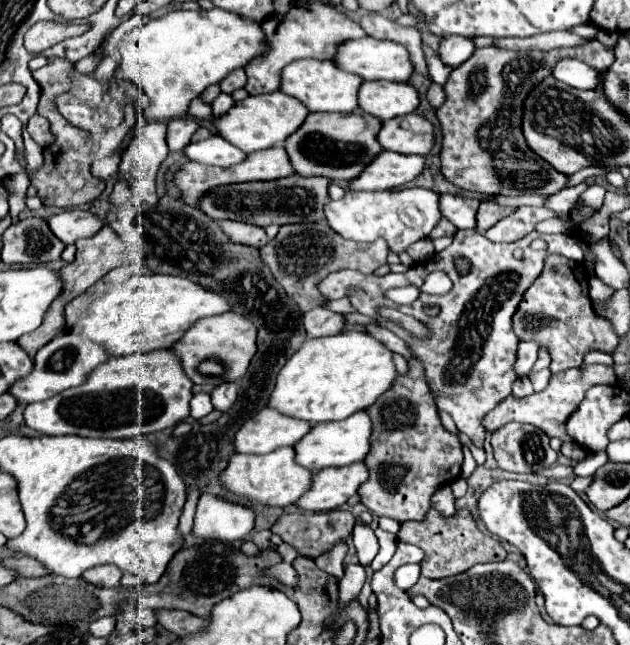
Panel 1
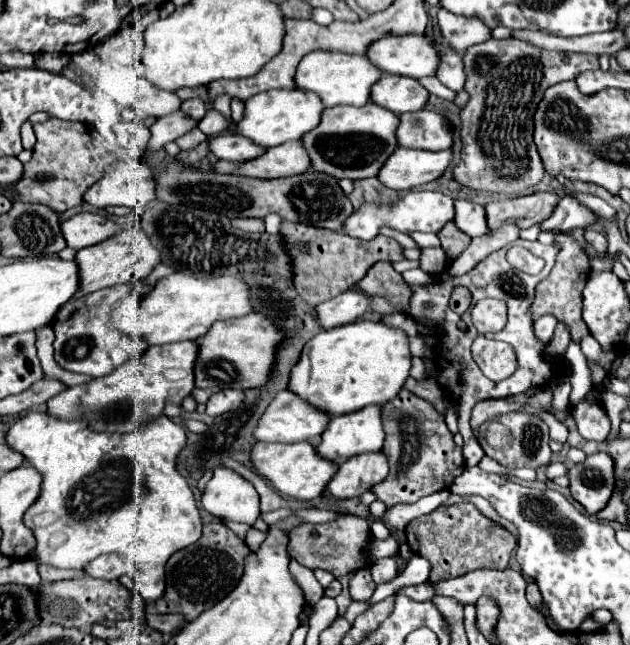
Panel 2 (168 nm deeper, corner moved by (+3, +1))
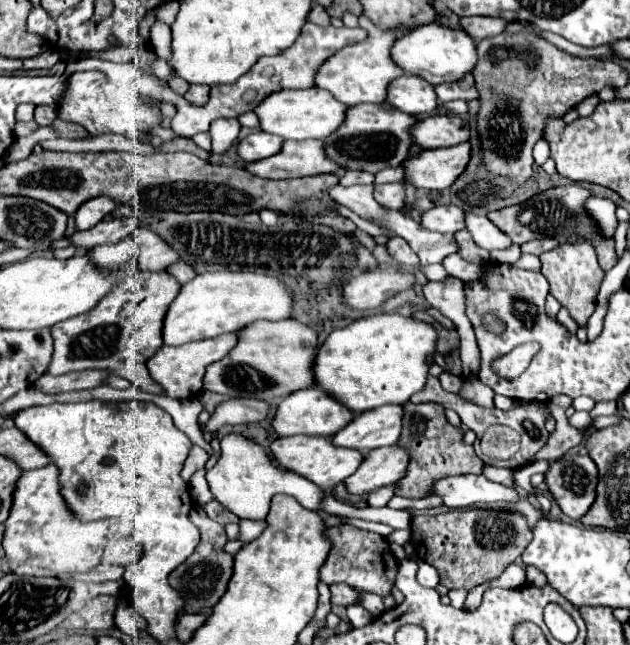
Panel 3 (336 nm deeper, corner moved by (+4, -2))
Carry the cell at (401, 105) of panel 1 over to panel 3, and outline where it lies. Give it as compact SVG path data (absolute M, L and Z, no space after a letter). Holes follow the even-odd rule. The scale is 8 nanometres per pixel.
M400 76L388 86L388 102L406 114L432 114L438 108L434 86L420 76Z

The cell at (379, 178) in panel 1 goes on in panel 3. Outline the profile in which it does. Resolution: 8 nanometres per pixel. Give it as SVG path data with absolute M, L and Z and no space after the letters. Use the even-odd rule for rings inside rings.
M464 142L450 148L424 150L402 162L404 174L414 188L444 190L466 170L470 162L470 148L470 142Z

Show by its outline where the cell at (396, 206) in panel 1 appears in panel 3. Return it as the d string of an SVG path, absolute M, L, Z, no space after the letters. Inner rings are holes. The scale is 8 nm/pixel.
M434 206L432 210L424 212L422 226L426 230L442 232L442 234L456 234L458 230L466 228L464 210L458 206Z

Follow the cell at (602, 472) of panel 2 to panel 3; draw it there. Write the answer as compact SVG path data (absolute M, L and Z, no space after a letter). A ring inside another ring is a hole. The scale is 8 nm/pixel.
M564 456L550 462L546 470L548 492L554 496L560 510L572 518L580 520L596 498L598 472L590 456Z

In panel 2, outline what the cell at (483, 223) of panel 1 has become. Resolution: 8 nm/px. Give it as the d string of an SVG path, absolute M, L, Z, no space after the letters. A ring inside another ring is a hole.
M533 193L527 197L491 201L485 205L487 225L493 231L507 221L515 221L521 229L527 229L533 223L547 219L557 207L557 201L559 197L555 193Z

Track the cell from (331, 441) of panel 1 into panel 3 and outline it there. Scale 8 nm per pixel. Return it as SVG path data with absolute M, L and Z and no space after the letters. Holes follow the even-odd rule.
M382 406L378 410L366 410L338 434L334 434L332 442L336 446L362 450L362 454L380 446L392 446L400 438L402 418L404 406Z

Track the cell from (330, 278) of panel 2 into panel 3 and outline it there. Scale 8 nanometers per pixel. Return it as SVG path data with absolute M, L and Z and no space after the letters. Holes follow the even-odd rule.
M400 236L390 238L388 244L386 244L386 248L388 248L388 254L390 254L390 256L400 264L400 266L414 268L414 266L420 264L416 252L414 252L414 250L408 246L408 242L406 242L404 238L400 238Z

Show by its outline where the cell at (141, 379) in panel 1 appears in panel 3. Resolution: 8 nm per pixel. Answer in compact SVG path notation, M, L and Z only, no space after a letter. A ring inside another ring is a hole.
M230 332L230 334L222 334L218 338L208 338L202 342L188 342L182 346L160 346L158 352L148 360L150 376L158 384L162 384L162 388L166 390L166 394L170 398L178 398L178 400L192 398L202 392L206 366L222 360L236 346L236 342L238 342L238 332Z

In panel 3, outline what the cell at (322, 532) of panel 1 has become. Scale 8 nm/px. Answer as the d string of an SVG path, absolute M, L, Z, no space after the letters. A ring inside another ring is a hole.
M340 524L340 526L328 528L326 534L332 540L332 550L320 570L320 580L324 584L330 586L336 582L346 582L358 590L374 592L382 598L392 594L396 574L398 574L398 562L392 556L388 548L388 540L384 536L374 532L364 532L362 528L356 528L352 524Z

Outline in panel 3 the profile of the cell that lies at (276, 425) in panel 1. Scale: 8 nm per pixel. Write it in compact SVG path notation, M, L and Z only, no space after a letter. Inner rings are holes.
M320 388L310 390L298 390L290 396L286 396L274 416L274 430L280 436L294 436L294 434L310 434L310 436L334 436L338 430L342 430L350 420L354 418L354 412L348 410L344 404L334 400L330 394L326 394Z

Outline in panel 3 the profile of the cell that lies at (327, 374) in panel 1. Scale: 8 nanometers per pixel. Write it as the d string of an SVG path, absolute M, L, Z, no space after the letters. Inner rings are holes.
M372 314L368 318L354 320L352 324L334 330L326 342L320 346L314 362L316 384L324 388L332 398L354 410L356 414L372 410L384 404L406 404L412 394L420 392L426 386L428 368L436 352L436 328L428 322L416 320L402 314Z

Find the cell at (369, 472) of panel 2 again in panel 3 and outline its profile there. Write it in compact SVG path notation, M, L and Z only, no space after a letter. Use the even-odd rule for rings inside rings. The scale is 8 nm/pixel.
M398 444L372 450L366 454L356 474L352 474L346 480L346 486L352 494L364 496L382 486L396 484L406 476L408 462L410 462L408 450Z

